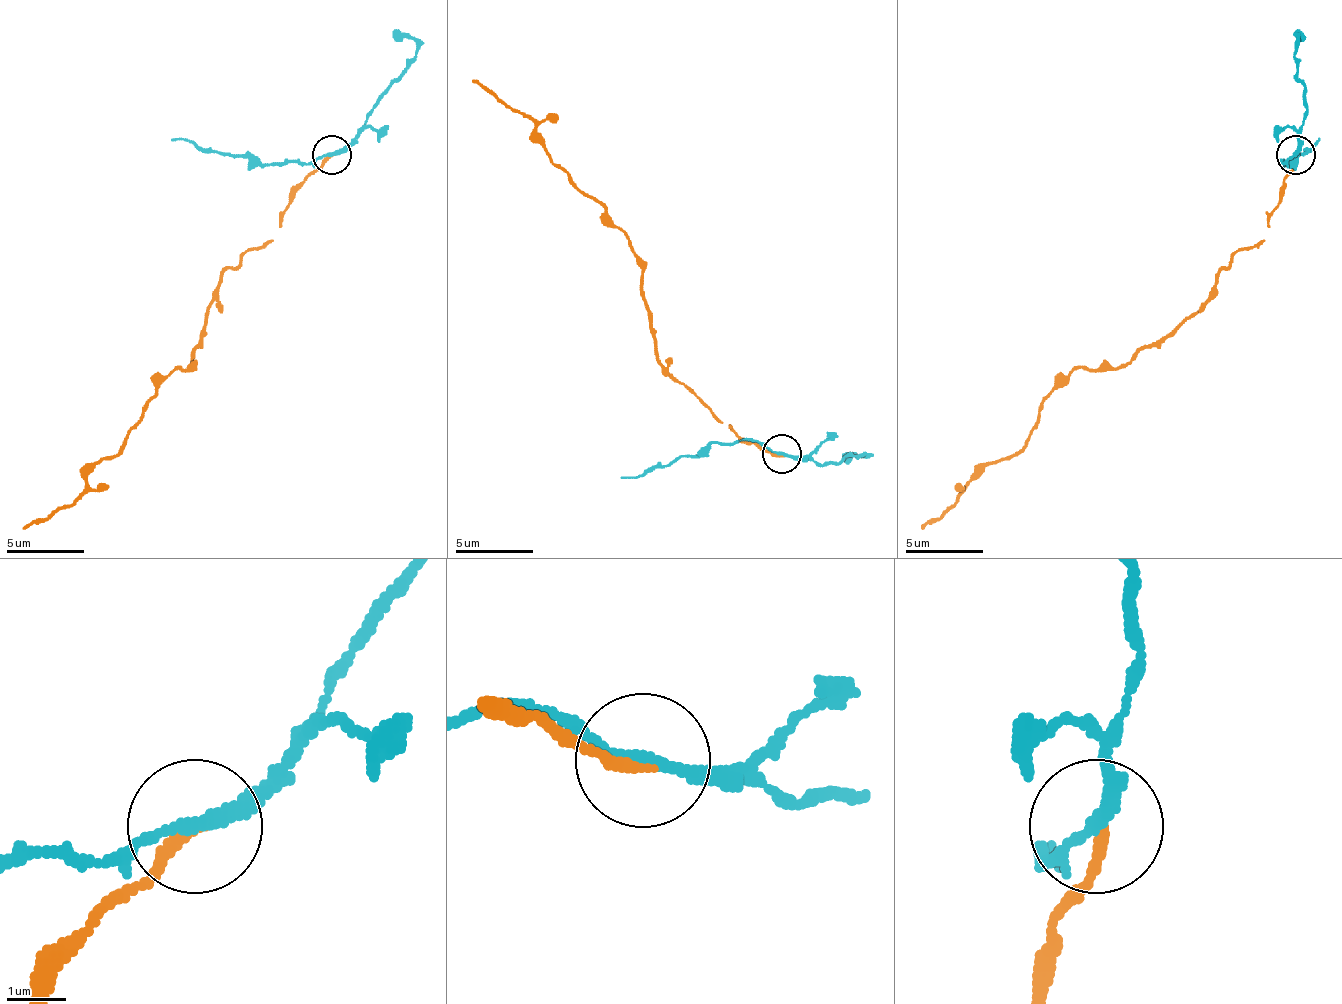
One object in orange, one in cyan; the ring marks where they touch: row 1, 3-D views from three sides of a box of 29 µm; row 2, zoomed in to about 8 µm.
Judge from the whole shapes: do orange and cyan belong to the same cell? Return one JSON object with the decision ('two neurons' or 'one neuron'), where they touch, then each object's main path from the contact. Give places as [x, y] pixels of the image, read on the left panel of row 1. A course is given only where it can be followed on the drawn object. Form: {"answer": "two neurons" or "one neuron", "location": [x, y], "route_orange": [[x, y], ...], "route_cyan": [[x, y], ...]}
{"answer": "two neurons", "location": [332, 154], "route_orange": [[331, 155], [272, 241], [221, 277], [194, 367], [154, 394], [88, 484], [21, 527]], "route_cyan": [[331, 155], [299, 163], [256, 163], [245, 155], [170, 140]]}

